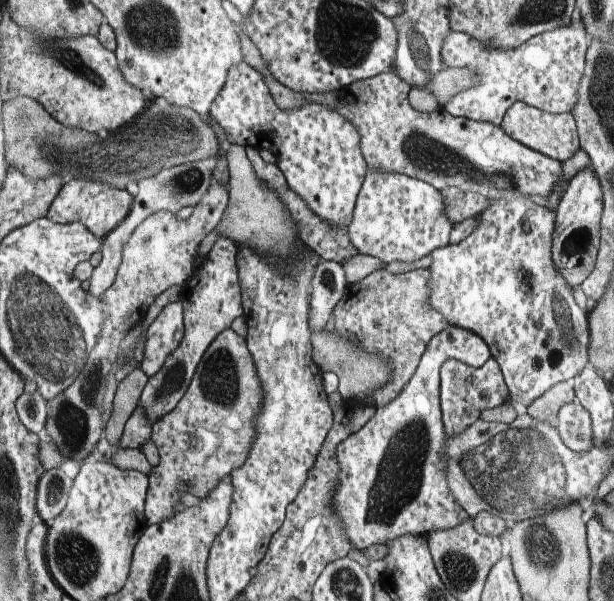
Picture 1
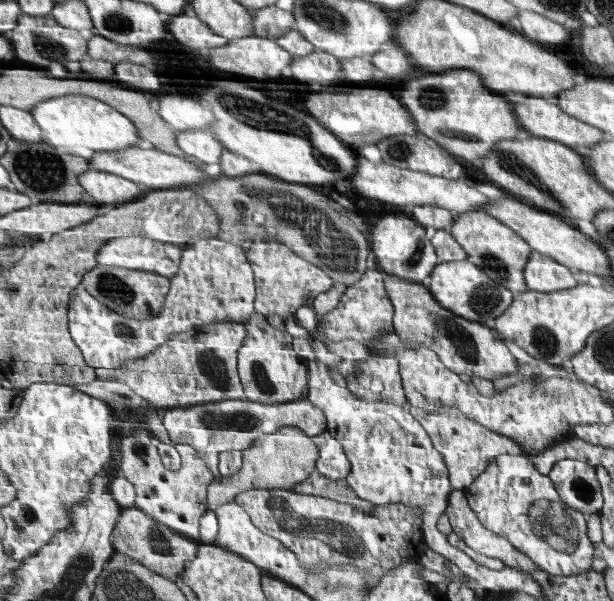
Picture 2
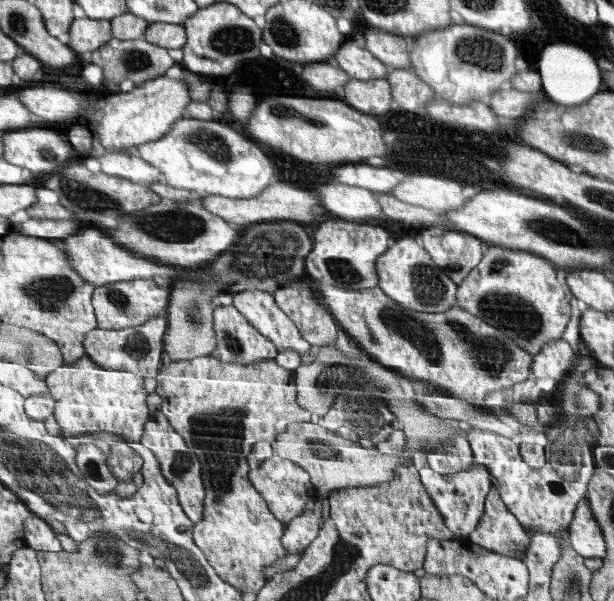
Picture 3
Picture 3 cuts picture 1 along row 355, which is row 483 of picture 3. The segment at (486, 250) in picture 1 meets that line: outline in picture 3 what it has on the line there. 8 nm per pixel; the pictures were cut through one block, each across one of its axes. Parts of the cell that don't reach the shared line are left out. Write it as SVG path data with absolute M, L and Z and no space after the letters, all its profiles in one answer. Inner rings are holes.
M561 425L561 428L555 430L555 432L559 434L559 438L563 436L565 442L569 440L573 444L562 444L556 440L551 445L545 445L548 464L542 469L533 468L532 465L525 462L520 451L521 444L519 442L513 439L509 440L505 436L499 436L495 432L473 429L472 427L465 430L465 437L470 443L477 465L485 466L491 476L492 486L501 494L501 498L503 498L507 508L517 516L526 529L531 529L531 531L553 535L570 527L573 520L575 520L577 506L588 494L589 484L597 470L593 454L593 448L596 445L594 440L590 437L583 438L581 436L583 430L579 432L579 438L575 436L575 440L573 440L573 435L575 434L573 428L565 428L565 426Z

